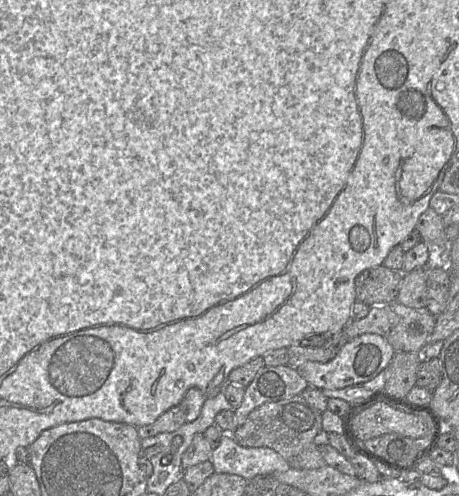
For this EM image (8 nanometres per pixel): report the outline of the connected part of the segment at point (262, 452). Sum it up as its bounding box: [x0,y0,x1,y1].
[211,434,290,480]

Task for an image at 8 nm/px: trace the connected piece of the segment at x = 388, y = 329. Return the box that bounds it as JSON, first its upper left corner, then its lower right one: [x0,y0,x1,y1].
[343,301,435,352]

